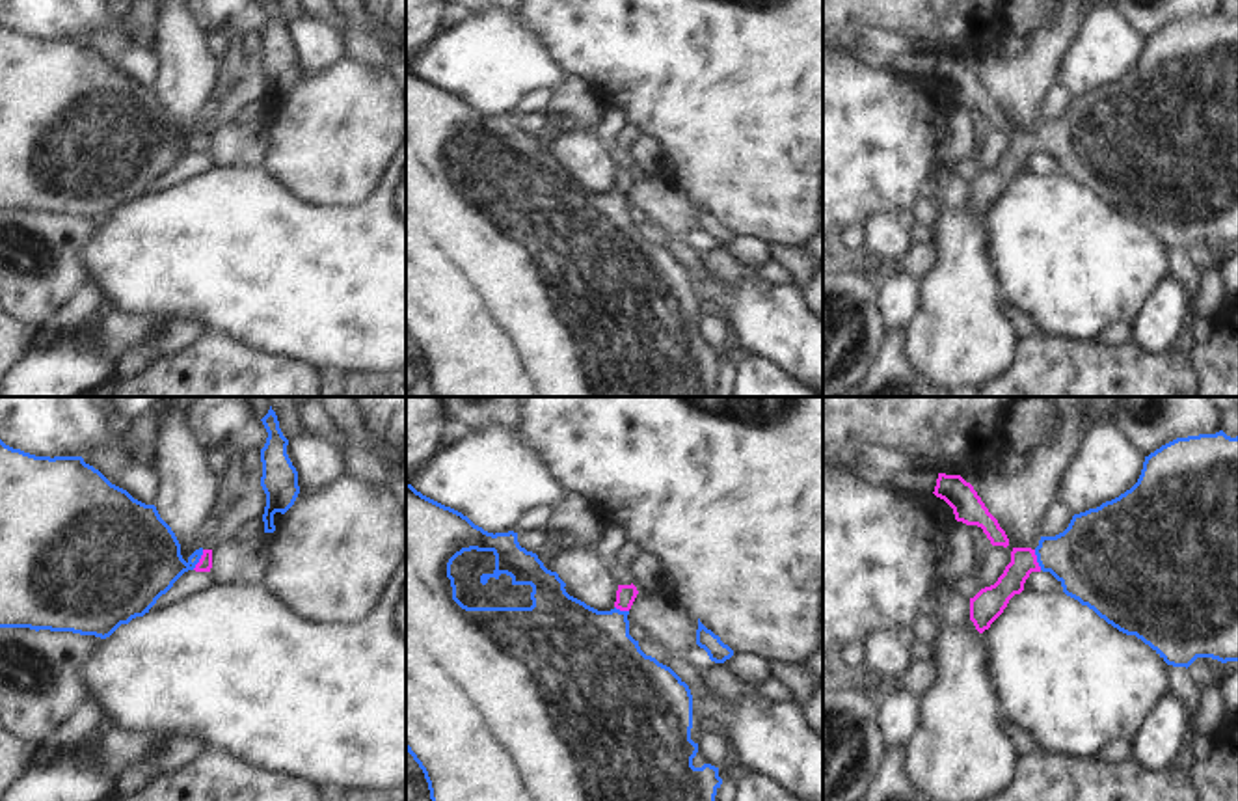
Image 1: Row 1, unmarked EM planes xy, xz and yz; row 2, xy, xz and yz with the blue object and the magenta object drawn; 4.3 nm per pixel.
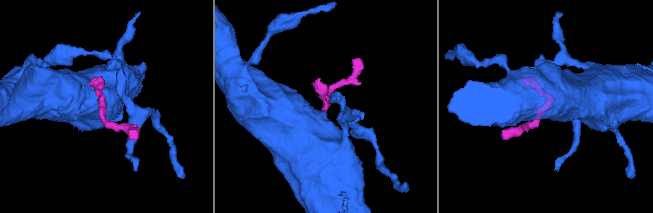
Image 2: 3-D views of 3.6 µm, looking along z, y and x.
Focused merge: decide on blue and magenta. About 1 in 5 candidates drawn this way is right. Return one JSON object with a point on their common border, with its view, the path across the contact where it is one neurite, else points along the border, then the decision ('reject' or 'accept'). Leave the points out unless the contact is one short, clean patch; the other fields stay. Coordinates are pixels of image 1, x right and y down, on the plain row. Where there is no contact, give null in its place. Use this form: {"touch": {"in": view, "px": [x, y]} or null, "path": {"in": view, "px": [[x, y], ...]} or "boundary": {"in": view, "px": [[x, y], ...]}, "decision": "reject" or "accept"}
{"touch": {"in": "xy", "px": [200, 140]}, "path": {"in": "xy", "px": [[142, 142], [192, 148], [200, 140], [205, 146]]}, "decision": "accept"}

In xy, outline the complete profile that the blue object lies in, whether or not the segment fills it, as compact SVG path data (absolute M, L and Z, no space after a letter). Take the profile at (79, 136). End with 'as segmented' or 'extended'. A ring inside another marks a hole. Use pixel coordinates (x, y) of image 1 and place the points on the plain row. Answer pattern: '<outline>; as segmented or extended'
M0 22L0 210L30 210L50 214L73 214L80 218L110 220L121 207L143 199L188 153L210 155L212 132L195 132L186 143L171 110L160 101L155 88L134 82L127 73L112 67L99 52L86 47L82 39L35 39L13 32Z; extended

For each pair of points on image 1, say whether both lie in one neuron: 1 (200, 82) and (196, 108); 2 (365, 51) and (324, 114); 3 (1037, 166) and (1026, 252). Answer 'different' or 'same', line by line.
1: same
2: different
3: different

